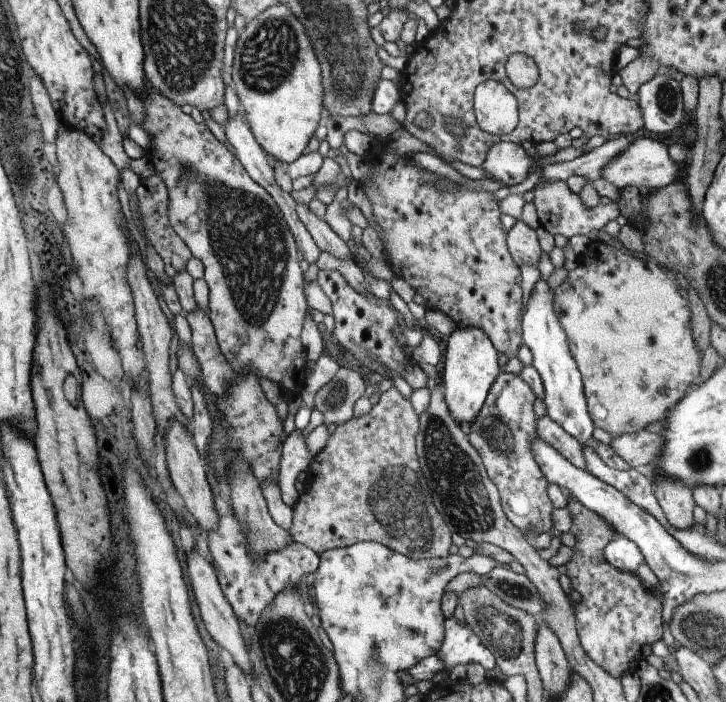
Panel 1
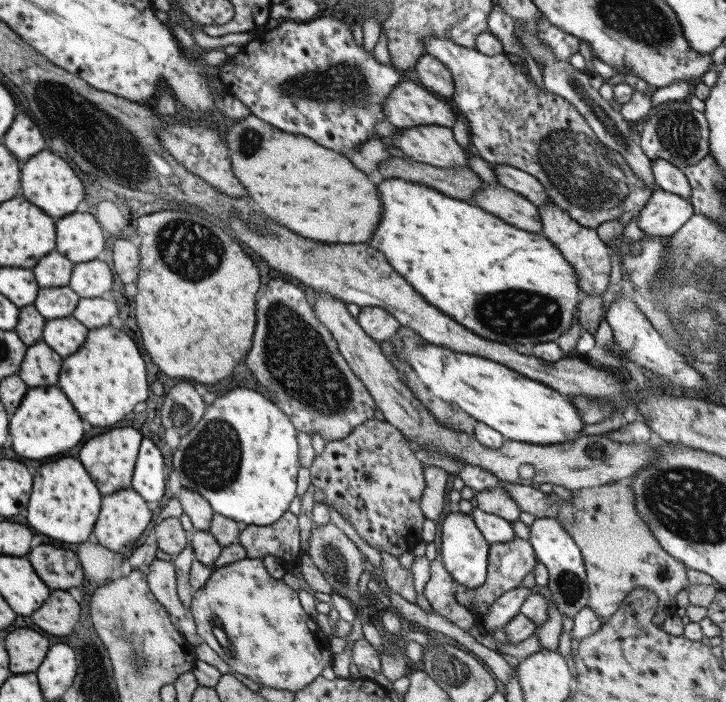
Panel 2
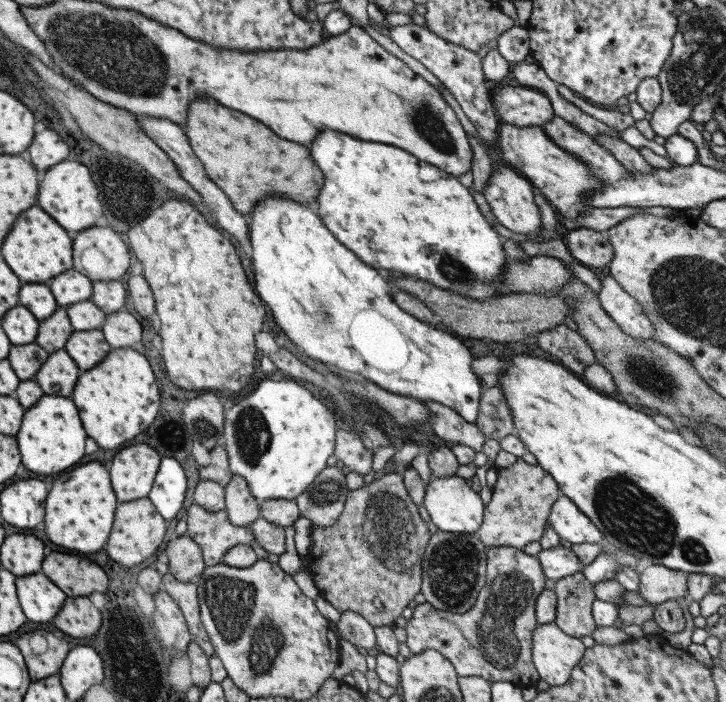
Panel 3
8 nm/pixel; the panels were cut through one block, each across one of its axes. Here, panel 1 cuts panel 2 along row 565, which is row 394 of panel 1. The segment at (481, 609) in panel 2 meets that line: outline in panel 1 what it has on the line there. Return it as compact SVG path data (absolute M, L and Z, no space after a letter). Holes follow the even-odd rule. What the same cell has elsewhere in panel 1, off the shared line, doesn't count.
M501 372L490 387L480 414L467 428L470 444L482 457L488 476L498 489L504 514L529 541L542 532L554 532L549 481L530 448L530 442L537 435L537 416L534 414L537 399L520 375Z

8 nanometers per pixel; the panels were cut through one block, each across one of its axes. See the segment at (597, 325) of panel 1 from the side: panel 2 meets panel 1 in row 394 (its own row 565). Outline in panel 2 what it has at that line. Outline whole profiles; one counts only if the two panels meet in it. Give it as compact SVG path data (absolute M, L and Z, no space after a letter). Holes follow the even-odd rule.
M616 481L594 489L575 489L571 493L572 503L562 498L556 520L581 550L587 572L587 606L604 624L632 590L646 588L658 598L652 623L661 626L668 616L676 614L677 594L690 586L687 566L670 556L655 540L652 531L638 515L636 495L628 481Z

